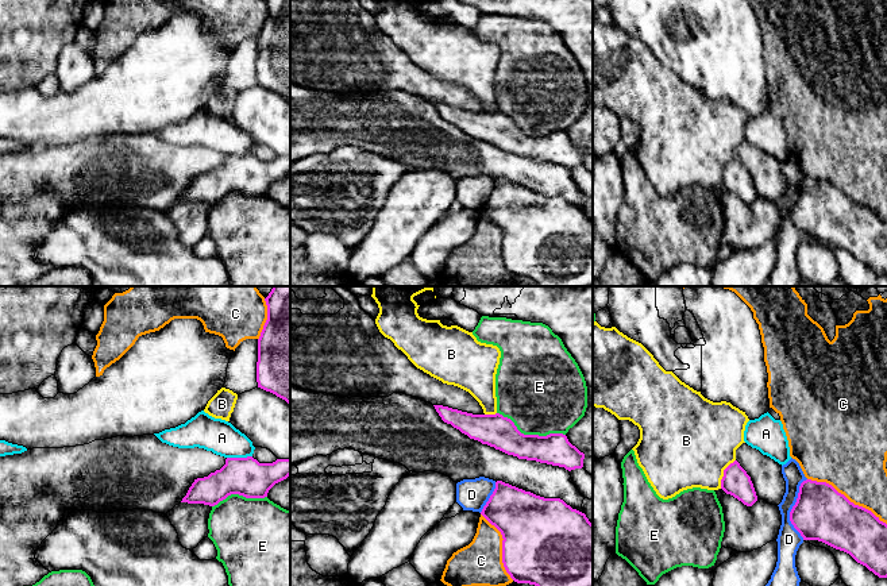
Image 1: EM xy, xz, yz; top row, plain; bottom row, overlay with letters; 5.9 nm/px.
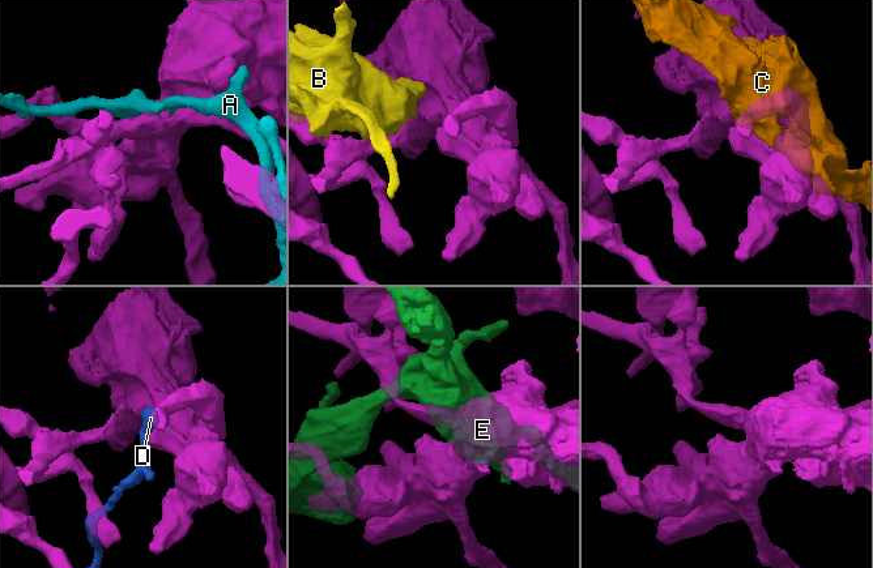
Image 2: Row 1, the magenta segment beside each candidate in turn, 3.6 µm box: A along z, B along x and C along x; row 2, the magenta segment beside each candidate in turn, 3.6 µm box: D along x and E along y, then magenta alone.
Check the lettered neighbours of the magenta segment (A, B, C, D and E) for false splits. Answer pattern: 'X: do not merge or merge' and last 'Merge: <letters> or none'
A: do not merge
B: do not merge
C: do not merge
D: do not merge
E: do not merge
Merge: none

